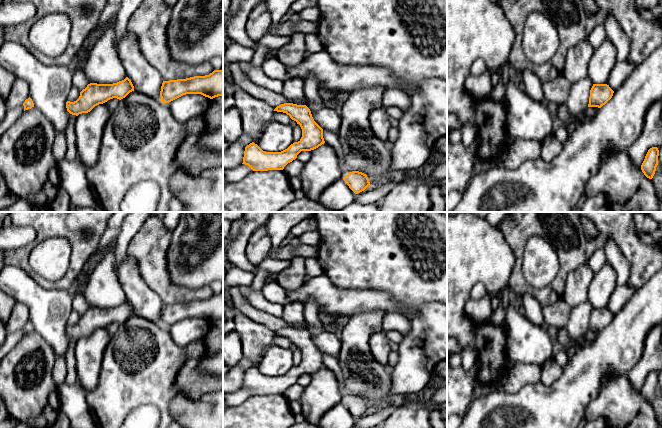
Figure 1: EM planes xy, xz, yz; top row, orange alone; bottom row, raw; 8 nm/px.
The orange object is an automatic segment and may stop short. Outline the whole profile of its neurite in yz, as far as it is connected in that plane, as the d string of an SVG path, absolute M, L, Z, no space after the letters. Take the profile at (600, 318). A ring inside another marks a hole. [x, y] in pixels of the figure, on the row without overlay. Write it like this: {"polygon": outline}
{"polygon": "M593 308L588 331L601 332L612 322L613 317L614 315L607 308Z"}

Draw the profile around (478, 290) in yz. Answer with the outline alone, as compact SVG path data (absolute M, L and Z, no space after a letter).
M477 282L473 285L470 298L473 300L480 300L487 293L486 288L483 283Z

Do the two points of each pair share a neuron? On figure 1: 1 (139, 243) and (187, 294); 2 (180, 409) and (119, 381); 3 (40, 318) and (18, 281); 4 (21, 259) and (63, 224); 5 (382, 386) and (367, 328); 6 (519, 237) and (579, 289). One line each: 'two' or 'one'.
1: one
2: two
3: one
4: one
5: one
6: two

